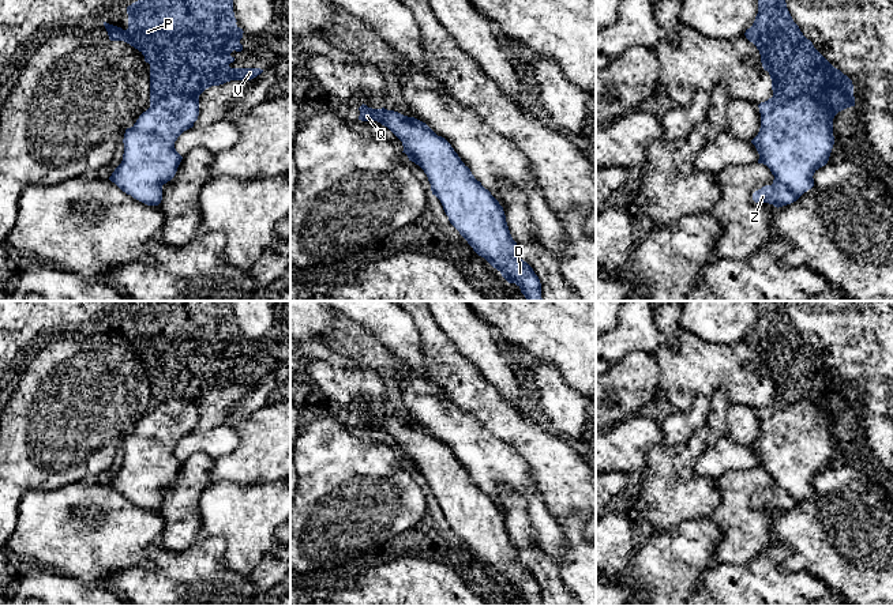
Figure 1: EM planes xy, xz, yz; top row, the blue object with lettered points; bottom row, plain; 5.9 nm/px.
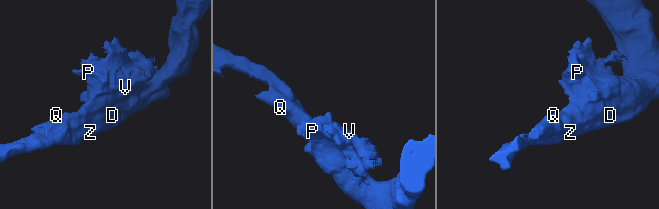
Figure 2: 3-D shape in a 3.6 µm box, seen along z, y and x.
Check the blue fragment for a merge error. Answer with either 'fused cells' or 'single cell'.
single cell

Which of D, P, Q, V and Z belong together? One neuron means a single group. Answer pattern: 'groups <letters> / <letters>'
groups D P Q V Z

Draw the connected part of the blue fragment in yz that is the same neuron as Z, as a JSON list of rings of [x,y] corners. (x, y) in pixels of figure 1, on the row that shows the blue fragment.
[[[758,0],[758,14],[744,33],[761,54],[761,63],[772,79],[773,97],[758,105],[761,128],[751,140],[759,159],[774,176],[772,185],[753,193],[755,203],[783,207],[796,202],[814,187],[814,173],[829,161],[834,136],[834,116],[855,106],[852,80],[834,68],[807,39],[793,22],[785,0]]]

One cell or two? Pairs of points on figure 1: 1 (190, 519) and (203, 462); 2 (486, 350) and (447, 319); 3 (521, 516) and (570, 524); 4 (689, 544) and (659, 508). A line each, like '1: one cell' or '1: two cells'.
1: one cell
2: one cell
3: two cells
4: two cells

